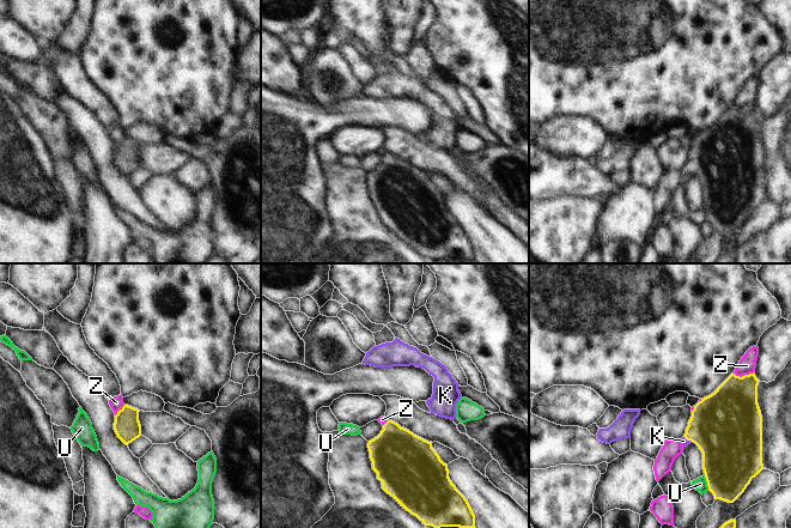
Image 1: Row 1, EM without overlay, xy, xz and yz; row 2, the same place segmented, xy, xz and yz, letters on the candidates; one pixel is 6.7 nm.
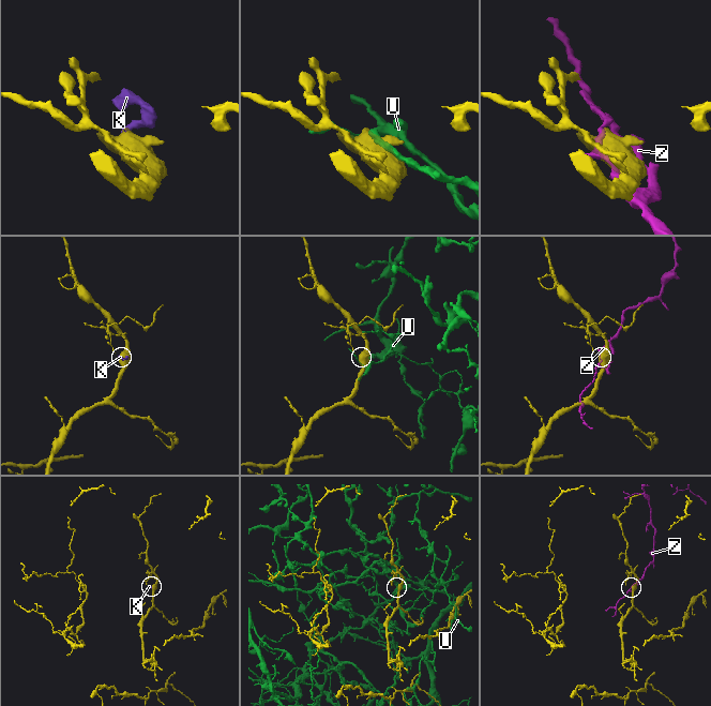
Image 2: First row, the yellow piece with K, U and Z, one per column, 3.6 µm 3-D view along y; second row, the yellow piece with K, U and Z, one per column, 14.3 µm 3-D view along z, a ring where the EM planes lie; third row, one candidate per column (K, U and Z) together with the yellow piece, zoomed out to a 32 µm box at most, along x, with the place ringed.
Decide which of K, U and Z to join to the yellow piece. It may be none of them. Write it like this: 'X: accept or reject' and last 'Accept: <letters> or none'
K: accept
U: reject
Z: reject
Accept: K

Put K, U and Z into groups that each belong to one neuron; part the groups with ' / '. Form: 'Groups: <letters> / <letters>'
Groups: K / U / Z

